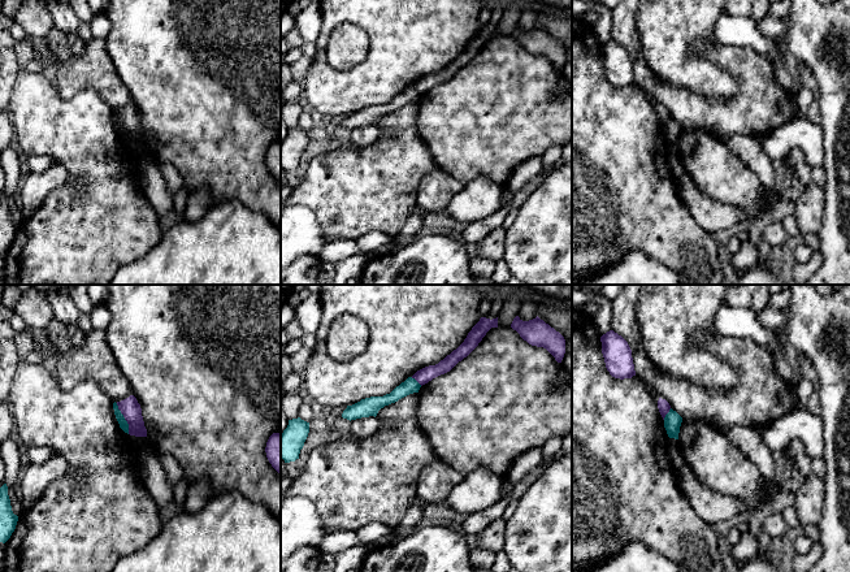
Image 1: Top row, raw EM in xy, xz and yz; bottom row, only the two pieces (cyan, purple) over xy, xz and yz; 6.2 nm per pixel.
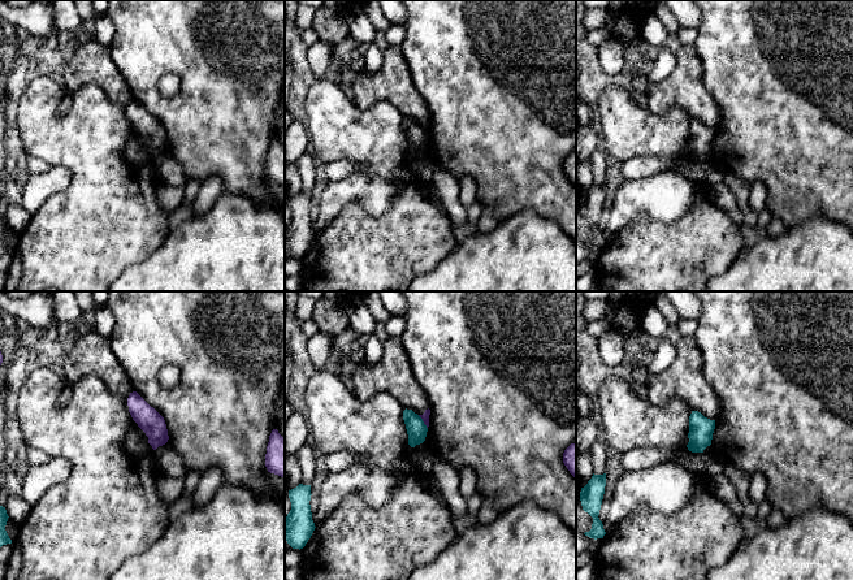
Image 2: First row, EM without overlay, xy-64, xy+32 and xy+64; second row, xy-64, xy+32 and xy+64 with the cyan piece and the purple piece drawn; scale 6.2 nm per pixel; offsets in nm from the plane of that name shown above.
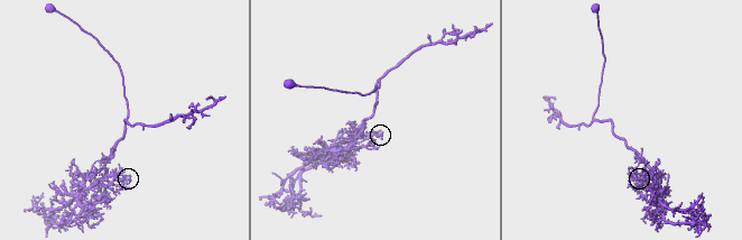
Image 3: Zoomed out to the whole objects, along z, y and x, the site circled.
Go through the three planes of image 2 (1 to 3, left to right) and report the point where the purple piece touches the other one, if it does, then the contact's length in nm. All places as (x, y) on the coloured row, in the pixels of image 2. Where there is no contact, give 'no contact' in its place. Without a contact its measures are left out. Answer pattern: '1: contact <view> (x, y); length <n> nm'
1: no contact
2: contact xy+32 (423, 421); length 110 nm
3: no contact

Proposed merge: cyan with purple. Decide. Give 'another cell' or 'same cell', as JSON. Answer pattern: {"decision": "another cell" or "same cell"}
{"decision": "another cell"}

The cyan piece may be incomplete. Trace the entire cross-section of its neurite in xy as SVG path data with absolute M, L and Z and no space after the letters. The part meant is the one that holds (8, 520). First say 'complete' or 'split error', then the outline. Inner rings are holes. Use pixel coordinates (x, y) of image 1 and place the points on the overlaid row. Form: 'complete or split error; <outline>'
complete; M8 486L0 488L0 542L5 543L16 529L18 516L13 514Z

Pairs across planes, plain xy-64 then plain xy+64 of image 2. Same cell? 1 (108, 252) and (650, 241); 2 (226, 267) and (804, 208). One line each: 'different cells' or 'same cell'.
1: same cell
2: different cells

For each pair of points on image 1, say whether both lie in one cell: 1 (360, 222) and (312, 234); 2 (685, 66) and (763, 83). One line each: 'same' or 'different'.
1: different
2: different

